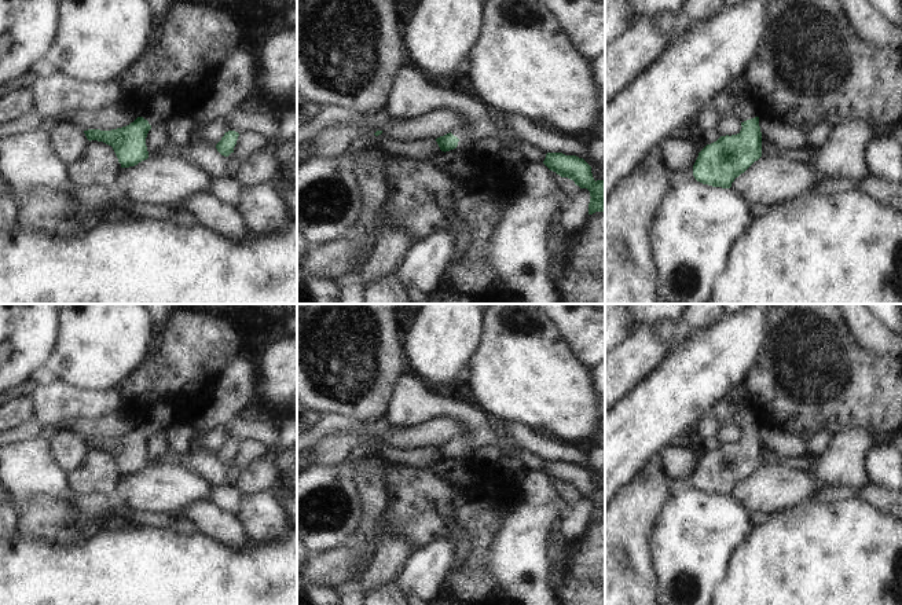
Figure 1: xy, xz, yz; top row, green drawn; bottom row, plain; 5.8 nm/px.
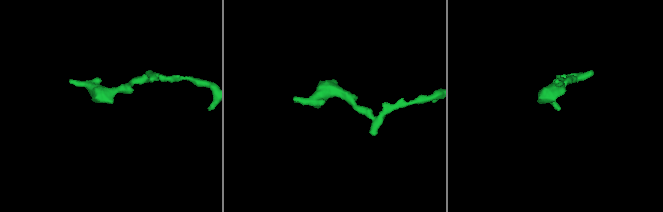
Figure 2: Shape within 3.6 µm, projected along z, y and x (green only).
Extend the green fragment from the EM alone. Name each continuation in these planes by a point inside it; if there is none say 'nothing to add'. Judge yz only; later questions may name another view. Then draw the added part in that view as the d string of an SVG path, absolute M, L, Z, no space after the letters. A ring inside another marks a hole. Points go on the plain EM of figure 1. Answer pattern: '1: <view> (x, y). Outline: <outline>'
1: yz (744, 417). Outline: M744 384L732 386L726 395L727 399L732 399L738 404L736 415L730 421L737 425L741 430L759 425L755 417L755 408L748 397Z

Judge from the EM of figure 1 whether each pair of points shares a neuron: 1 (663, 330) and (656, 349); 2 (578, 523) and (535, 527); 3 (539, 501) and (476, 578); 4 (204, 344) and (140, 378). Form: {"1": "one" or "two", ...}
{"1": "two", "2": "two", "3": "two", "4": "one"}

